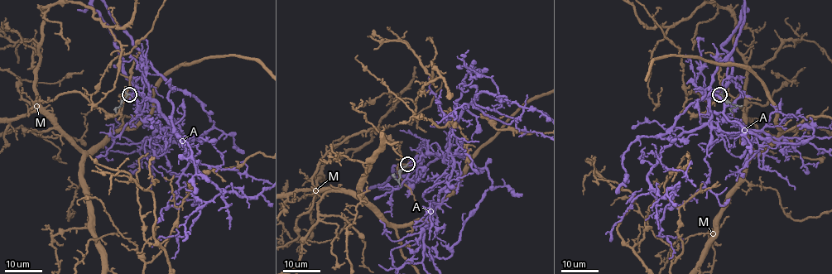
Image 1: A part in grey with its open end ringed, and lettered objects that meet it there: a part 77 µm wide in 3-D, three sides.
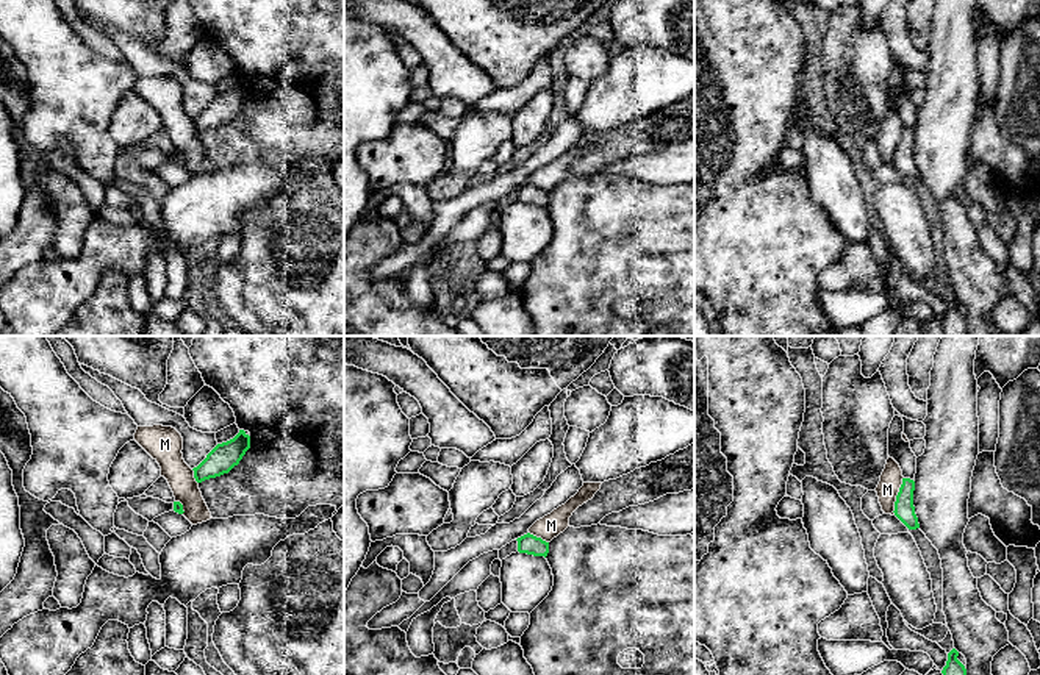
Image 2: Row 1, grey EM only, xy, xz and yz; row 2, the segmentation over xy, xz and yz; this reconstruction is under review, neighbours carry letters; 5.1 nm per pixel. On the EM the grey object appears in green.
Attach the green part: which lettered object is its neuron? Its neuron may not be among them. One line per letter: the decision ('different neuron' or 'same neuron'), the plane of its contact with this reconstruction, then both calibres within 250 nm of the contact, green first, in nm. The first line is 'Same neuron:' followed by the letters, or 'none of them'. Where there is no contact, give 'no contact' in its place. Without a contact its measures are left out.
Same neuron: A
A: same neuron; no contact
M: different neuron; contact in yz; calibres 110 and 120 nm

